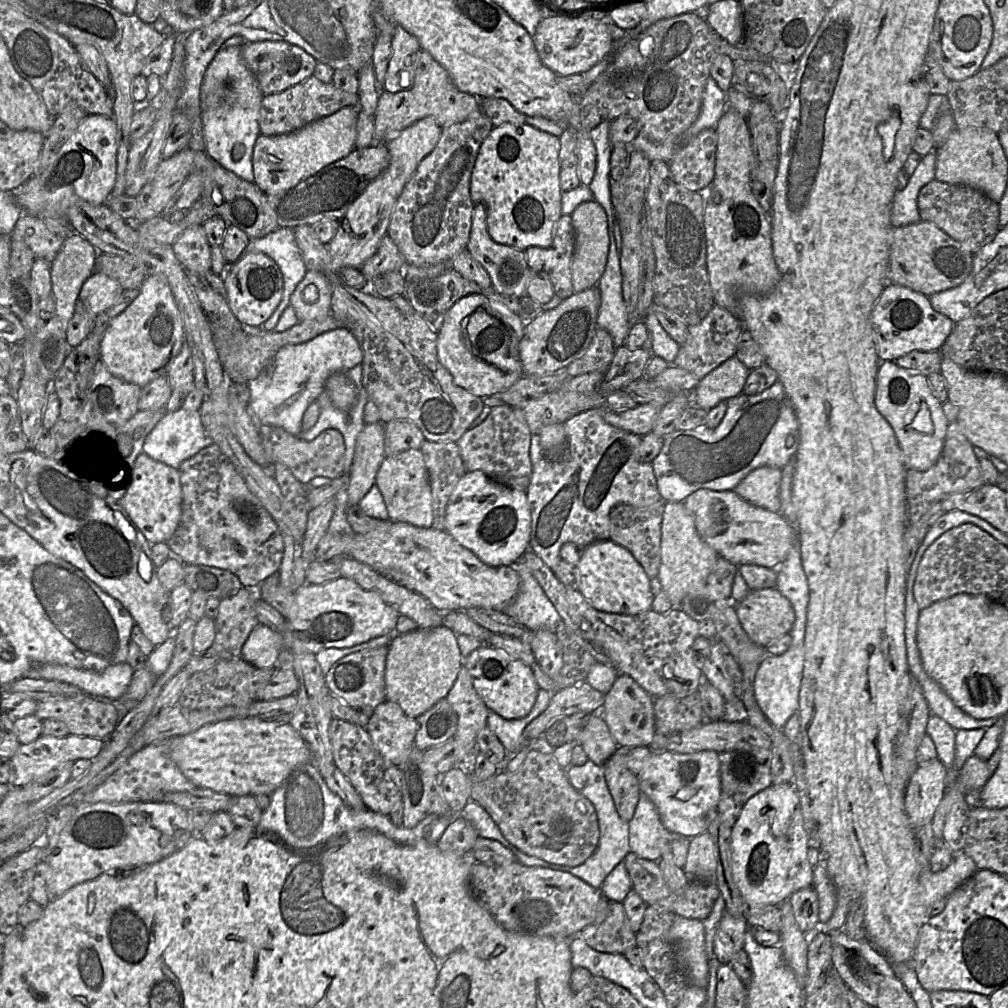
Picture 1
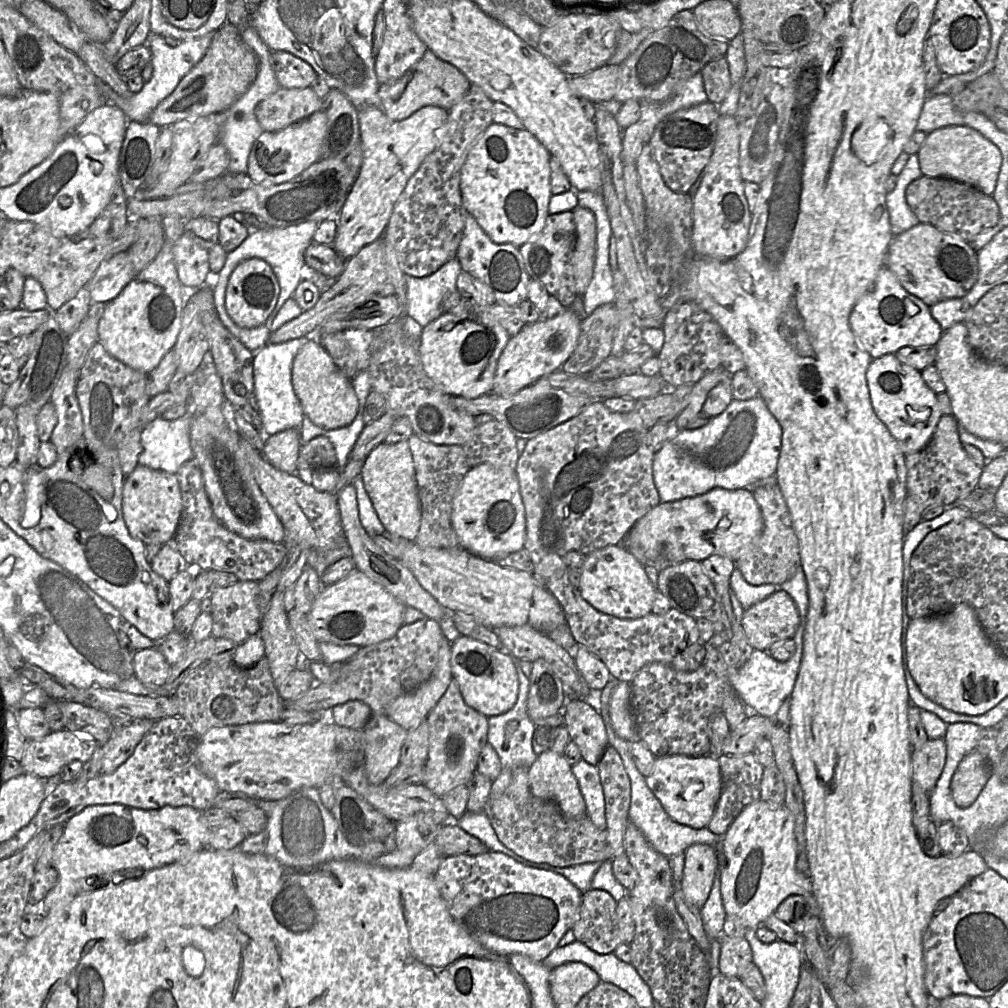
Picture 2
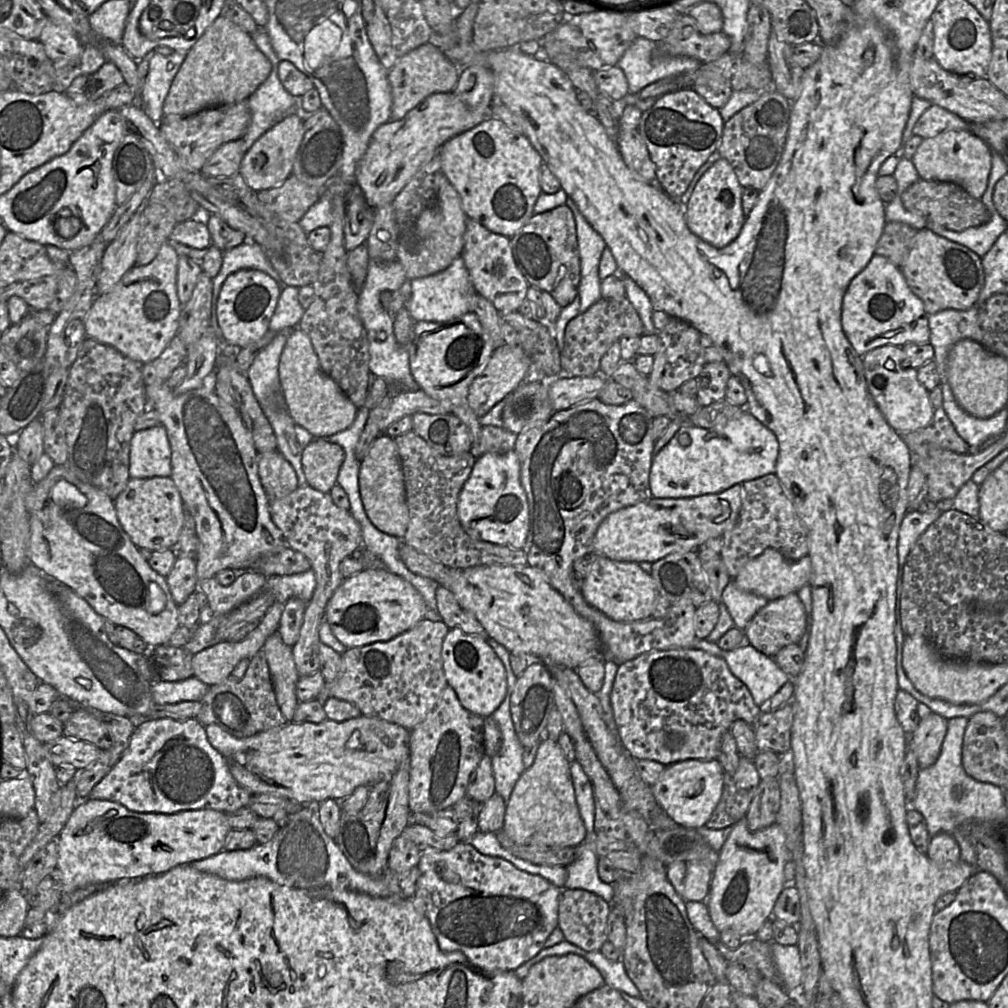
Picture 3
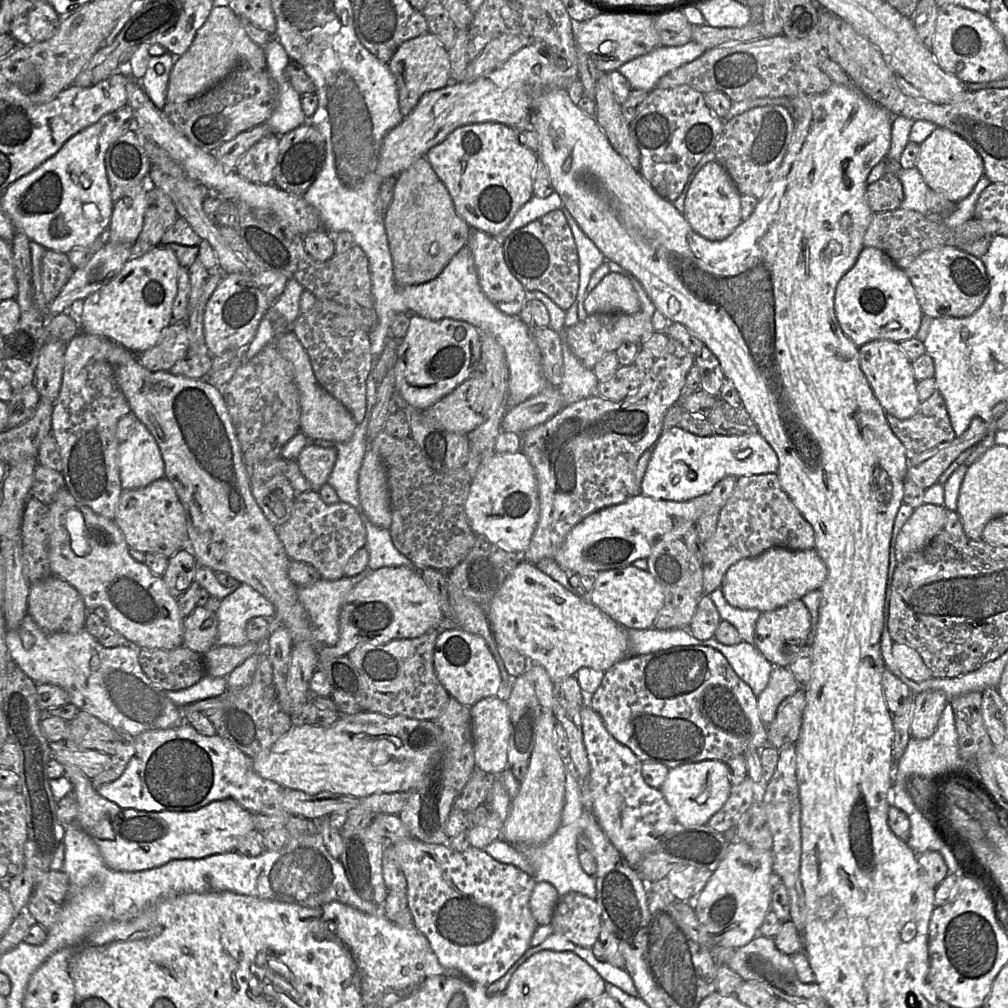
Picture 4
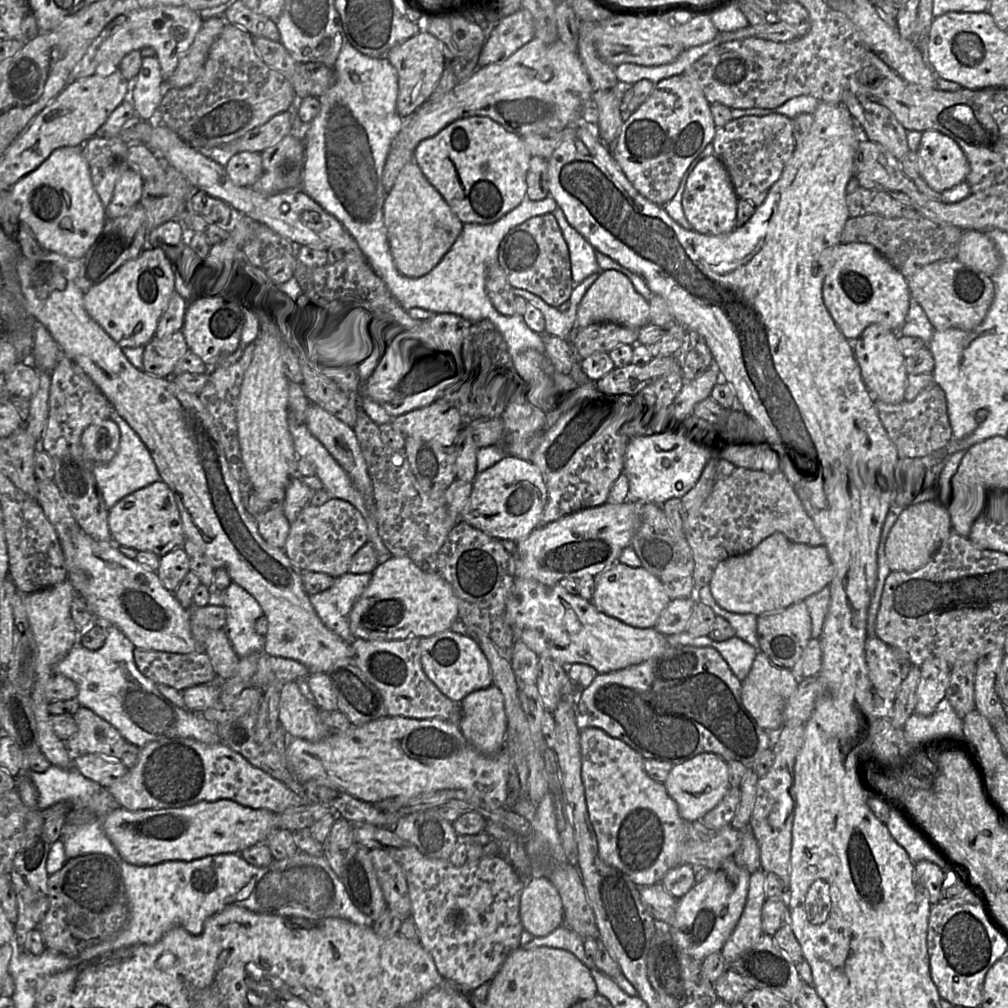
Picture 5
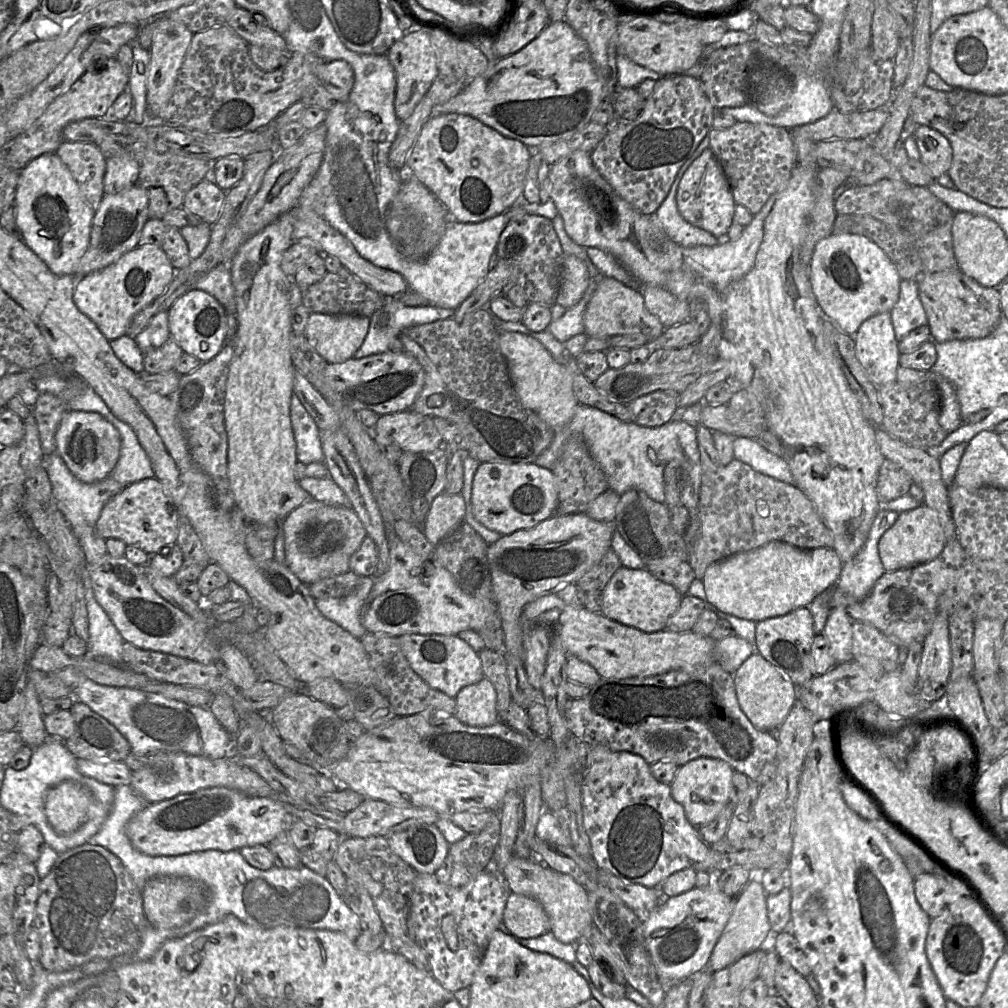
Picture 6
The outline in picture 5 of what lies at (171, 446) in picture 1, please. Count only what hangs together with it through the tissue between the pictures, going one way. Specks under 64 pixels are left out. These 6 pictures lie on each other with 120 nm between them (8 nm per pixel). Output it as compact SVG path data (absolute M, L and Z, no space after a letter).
M114 409L110 412L108 419L114 421L119 427L119 447L109 462L93 464L93 475L105 506L111 509L123 497L161 478L148 448L129 424Z

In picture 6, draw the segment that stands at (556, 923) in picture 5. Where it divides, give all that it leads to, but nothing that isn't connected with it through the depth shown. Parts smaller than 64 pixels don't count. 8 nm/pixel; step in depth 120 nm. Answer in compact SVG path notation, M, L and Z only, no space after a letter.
M510 893L501 928L515 938L533 938L549 931L549 918L536 899Z

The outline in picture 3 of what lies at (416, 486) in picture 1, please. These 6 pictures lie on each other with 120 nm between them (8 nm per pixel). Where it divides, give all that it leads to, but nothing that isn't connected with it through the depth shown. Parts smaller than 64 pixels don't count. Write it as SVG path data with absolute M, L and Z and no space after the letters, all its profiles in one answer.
M382 433L373 441L360 463L358 484L361 501L371 523L386 534L403 538L408 527L409 513L400 457L391 436Z

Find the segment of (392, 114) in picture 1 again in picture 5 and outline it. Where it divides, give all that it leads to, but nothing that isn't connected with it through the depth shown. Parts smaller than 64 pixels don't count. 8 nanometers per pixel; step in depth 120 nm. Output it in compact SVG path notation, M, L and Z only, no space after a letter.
M428 31L419 32L392 48L388 60L398 76L397 112L409 118L429 99L446 67L441 45Z

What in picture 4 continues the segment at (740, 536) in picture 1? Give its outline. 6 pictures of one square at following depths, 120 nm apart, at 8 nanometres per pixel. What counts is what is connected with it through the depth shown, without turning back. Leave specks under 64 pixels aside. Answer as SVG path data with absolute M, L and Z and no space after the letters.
M726 476L709 493L684 502L653 499L639 494L593 512L572 528L554 560L567 572L578 574L622 568L637 559L646 559L656 541L682 539L689 529L695 528L701 517L719 513L733 494L737 479Z

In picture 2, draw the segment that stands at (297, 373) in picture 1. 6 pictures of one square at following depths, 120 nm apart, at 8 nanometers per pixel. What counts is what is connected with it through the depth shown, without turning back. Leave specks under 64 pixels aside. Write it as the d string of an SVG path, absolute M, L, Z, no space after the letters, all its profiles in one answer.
M303 336L278 344L266 343L253 352L254 394L265 435L275 435L287 429L300 430L303 417L306 417L293 390L291 369L296 354L309 338Z

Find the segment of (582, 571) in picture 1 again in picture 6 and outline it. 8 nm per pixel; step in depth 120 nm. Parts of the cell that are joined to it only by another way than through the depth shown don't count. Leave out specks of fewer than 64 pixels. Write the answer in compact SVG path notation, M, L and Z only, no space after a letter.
M622 566L614 573L601 593L601 614L620 624L645 633L653 633L666 628L669 618L678 610L682 598L683 595L675 587L657 579L646 568L630 569Z

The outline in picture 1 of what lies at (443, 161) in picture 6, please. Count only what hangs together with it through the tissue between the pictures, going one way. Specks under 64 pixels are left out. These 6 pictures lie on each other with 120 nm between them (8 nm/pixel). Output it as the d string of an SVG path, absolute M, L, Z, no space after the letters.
M504 123L493 127L480 146L470 178L470 198L486 207L486 225L490 237L499 244L524 251L530 246L547 248L553 241L553 226L562 215L560 188L560 139L523 123Z

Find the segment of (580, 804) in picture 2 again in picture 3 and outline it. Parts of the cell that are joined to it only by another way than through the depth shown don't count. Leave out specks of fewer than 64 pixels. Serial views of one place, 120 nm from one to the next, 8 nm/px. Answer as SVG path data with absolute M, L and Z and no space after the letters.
M547 733L543 735L532 765L520 775L506 804L502 831L512 841L524 846L563 848L578 846L585 840L586 828L576 803L569 765L559 744L547 738Z

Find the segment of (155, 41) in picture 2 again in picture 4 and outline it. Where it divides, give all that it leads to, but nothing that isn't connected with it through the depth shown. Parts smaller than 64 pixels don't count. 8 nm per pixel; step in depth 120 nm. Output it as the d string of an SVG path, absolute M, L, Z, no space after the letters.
M170 53L151 56L145 75L138 80L148 97L160 110L166 104L170 73L178 58Z

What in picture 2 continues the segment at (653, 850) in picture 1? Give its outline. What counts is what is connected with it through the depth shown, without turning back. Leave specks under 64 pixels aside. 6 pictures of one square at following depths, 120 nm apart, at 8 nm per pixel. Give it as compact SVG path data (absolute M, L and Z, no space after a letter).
M615 677L607 682L605 687L601 690L600 698L600 710L599 714L602 717L605 729L608 737L608 745L613 747L620 755L624 768L628 774L631 784L631 804L629 810L629 822L633 823L644 835L647 841L662 855L671 858L675 855L684 853L688 847L693 844L707 844L715 847L723 839L723 835L717 835L711 832L708 827L701 829L694 829L689 826L685 826L675 822L665 812L660 801L655 797L652 791L649 789L646 778L640 774L633 761L631 753L632 742L624 740L616 735L614 732L610 716L609 716L609 703L612 692L616 684L620 680Z

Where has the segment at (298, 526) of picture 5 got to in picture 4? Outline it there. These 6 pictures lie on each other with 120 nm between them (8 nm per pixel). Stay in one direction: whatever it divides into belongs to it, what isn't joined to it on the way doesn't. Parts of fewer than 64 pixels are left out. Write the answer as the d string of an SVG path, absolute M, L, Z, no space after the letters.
M314 489L296 493L290 517L276 532L291 560L312 565L325 580L345 576L347 562L366 543L365 526L356 509L342 501L326 504Z

